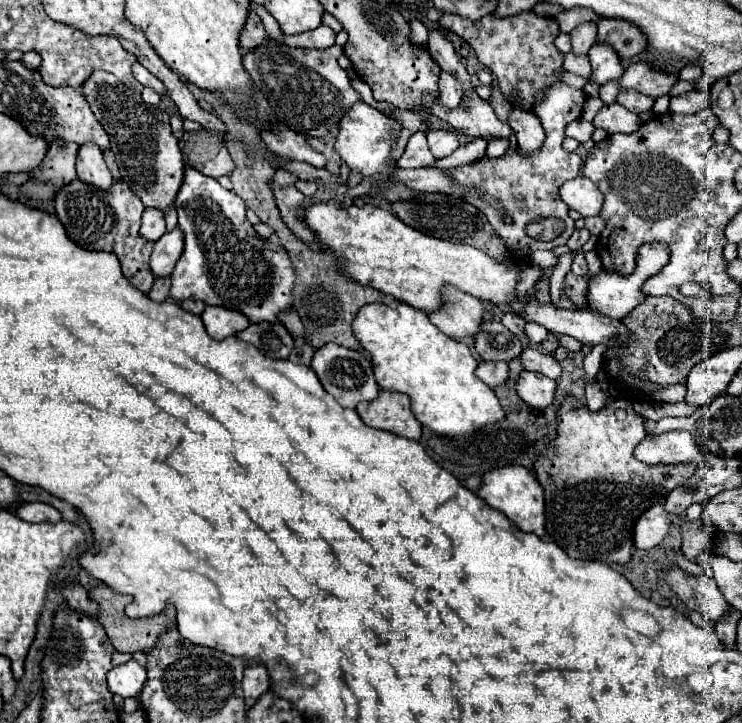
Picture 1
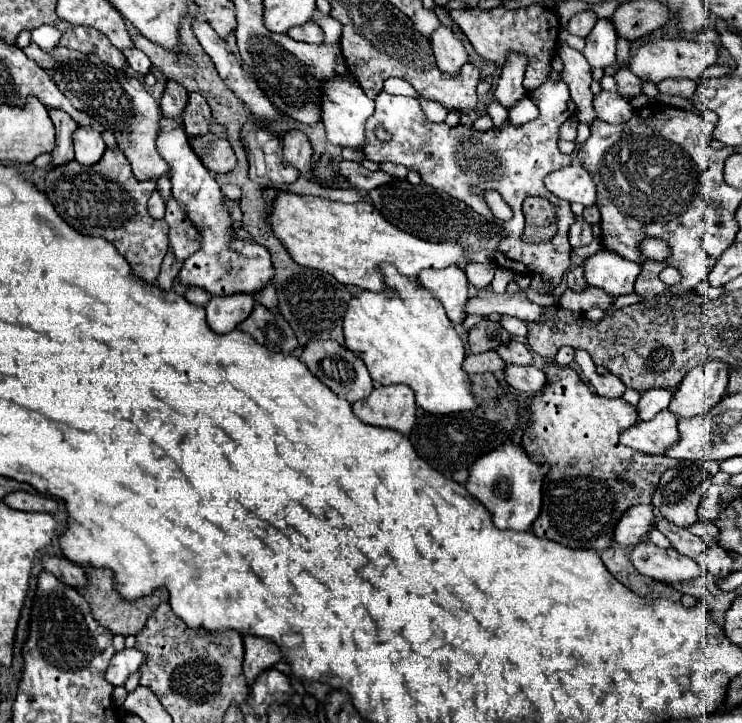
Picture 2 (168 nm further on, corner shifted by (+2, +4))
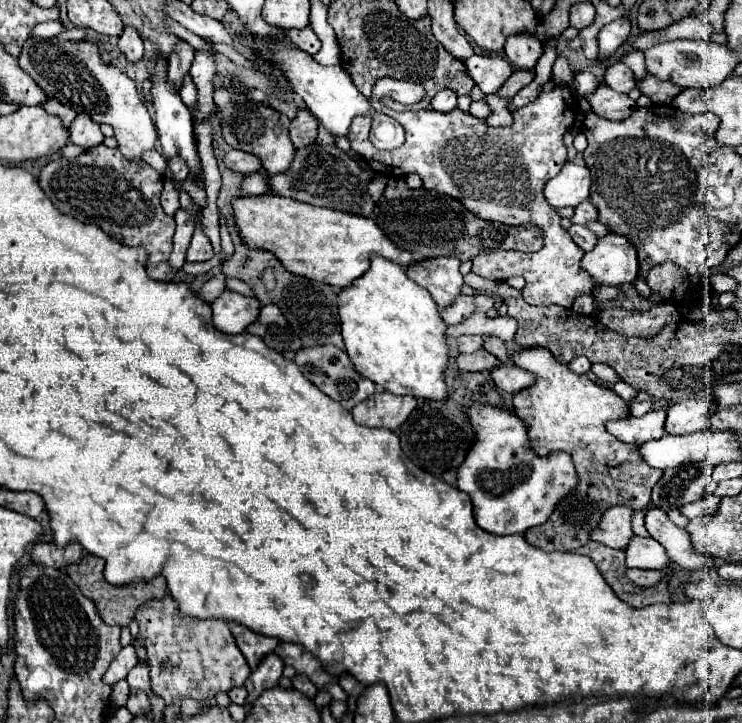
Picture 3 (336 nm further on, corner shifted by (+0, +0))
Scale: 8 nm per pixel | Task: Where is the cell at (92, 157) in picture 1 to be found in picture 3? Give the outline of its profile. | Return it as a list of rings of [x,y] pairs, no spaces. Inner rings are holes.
[[[78,114],[76,120],[70,124],[70,142],[82,146],[84,152],[100,146],[104,134],[96,122],[92,122],[86,114]]]

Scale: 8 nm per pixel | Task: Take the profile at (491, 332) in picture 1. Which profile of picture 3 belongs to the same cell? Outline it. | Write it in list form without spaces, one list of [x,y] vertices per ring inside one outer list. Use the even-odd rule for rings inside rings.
[[[458,336],[458,348],[460,352],[476,352],[484,348],[484,338],[482,336]]]

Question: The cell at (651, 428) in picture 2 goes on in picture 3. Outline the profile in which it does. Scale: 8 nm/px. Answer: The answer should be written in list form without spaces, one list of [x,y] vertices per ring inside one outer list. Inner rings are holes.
[[[650,410],[642,418],[630,416],[630,418],[624,418],[624,420],[608,422],[606,428],[620,442],[642,446],[648,440],[658,440],[666,434],[664,420],[666,420],[666,410]]]

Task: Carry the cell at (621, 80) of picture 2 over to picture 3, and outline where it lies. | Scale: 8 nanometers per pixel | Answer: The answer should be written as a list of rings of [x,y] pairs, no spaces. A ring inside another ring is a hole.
[[[624,62],[610,64],[608,70],[606,70],[606,76],[604,76],[604,82],[608,86],[612,86],[616,92],[622,92],[622,94],[628,94],[636,86],[632,70]]]

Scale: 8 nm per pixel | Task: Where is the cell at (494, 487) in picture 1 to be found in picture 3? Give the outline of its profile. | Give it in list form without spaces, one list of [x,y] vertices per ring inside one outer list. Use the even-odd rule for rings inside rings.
[[[472,406],[466,410],[470,416],[472,426],[476,428],[476,444],[472,446],[472,452],[468,452],[468,460],[458,468],[458,488],[462,492],[468,492],[474,504],[474,518],[478,526],[492,534],[524,534],[528,528],[544,524],[548,516],[552,514],[552,508],[564,498],[578,482],[572,458],[564,452],[552,452],[544,458],[536,456],[530,450],[528,432],[524,422],[512,414],[510,410],[500,410],[492,406]]]

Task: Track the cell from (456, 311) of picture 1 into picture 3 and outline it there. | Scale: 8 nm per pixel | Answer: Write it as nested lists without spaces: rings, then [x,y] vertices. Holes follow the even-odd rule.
[[[452,256],[430,258],[424,268],[414,268],[406,274],[410,280],[426,288],[440,308],[448,308],[462,294],[464,276],[460,274],[460,264],[462,262]]]

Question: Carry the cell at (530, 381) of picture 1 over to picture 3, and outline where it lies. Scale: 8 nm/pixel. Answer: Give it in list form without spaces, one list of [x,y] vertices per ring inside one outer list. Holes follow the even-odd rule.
[[[504,364],[492,370],[492,380],[498,388],[502,388],[504,392],[516,394],[522,392],[526,388],[530,388],[536,382],[536,376],[520,366],[512,366],[512,364]]]

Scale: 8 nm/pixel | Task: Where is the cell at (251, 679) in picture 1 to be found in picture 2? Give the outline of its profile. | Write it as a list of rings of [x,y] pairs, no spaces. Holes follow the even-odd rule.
[[[242,636],[244,640],[244,676],[248,684],[256,680],[256,676],[268,668],[272,668],[276,662],[282,660],[278,654],[278,646],[272,640],[256,638],[256,636]]]

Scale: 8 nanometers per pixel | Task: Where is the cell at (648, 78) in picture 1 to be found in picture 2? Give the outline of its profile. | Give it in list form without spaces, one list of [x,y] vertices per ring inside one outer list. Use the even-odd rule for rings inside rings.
[[[662,38],[662,40],[650,40],[642,44],[634,58],[630,60],[630,70],[650,82],[660,82],[666,78],[690,78],[700,80],[704,70],[718,60],[718,46],[710,42],[696,42],[696,40],[682,40],[682,38]]]

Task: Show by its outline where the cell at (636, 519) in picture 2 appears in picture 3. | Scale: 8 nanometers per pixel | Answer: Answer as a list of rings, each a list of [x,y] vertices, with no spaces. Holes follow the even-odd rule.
[[[616,506],[604,512],[604,520],[600,528],[592,532],[592,540],[606,544],[610,548],[626,548],[634,536],[632,532],[632,518],[634,510],[628,506]]]

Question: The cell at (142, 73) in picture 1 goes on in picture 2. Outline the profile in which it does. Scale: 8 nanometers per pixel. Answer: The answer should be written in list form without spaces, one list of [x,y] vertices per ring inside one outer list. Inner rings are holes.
[[[126,48],[124,52],[122,52],[124,56],[126,56],[126,60],[128,60],[128,66],[134,70],[134,72],[138,72],[138,74],[148,74],[150,72],[150,60],[148,60],[148,56],[142,52],[142,50],[138,50],[138,48]]]

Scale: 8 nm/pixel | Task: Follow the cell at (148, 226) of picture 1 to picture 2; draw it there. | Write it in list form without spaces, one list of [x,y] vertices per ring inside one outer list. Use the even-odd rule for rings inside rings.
[[[154,190],[152,196],[150,196],[150,200],[148,200],[148,212],[150,212],[150,216],[152,218],[164,218],[164,208],[166,208],[164,198],[160,196],[158,190]]]

